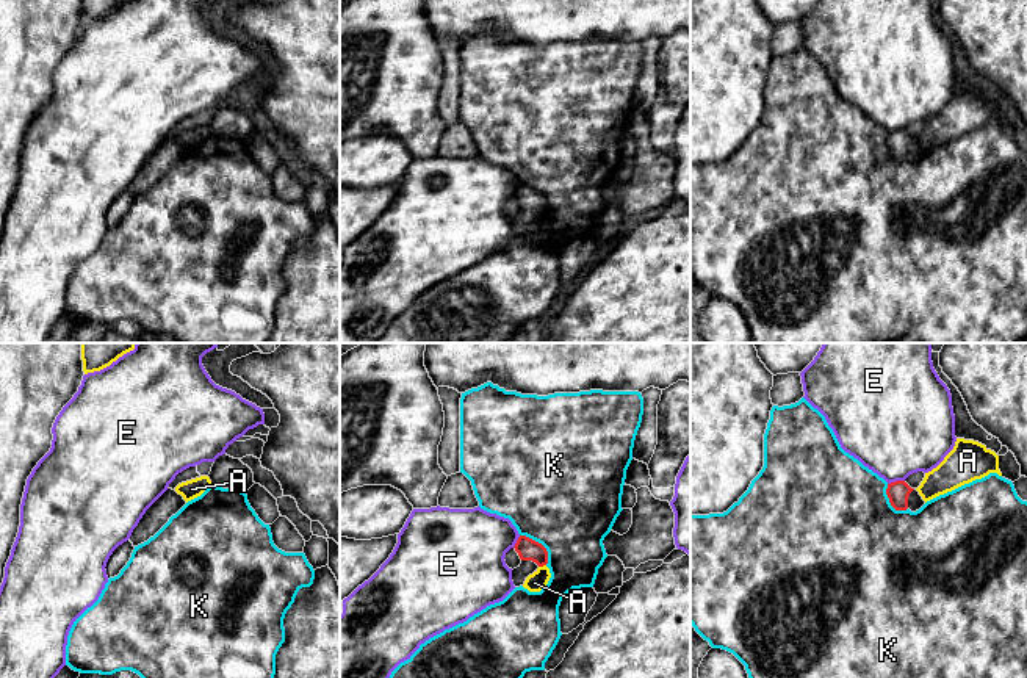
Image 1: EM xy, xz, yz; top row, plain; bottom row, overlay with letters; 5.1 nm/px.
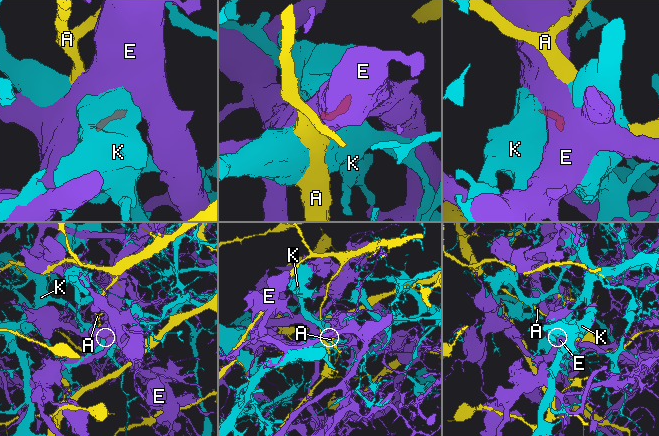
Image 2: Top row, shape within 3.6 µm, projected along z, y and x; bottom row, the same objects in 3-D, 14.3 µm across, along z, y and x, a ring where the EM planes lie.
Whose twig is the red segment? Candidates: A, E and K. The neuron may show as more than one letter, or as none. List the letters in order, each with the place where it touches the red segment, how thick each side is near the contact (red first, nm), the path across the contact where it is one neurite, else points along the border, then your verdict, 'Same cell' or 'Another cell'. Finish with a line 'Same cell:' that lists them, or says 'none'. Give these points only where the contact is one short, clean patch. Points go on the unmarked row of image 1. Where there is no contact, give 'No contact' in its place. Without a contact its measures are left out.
A: Touches red at xz (542, 215). Thickness 110 nm (red) against 100 nm. Boundary: xz (545, 213), (539, 216). Another cell
E: Touches red at yz (896, 130). Thickness 120 nm (red) against 460 nm. Another cell
K: Touches red at xz (540, 193). Thickness 110 nm (red) against 500 nm. Another cell
Same cell: none

